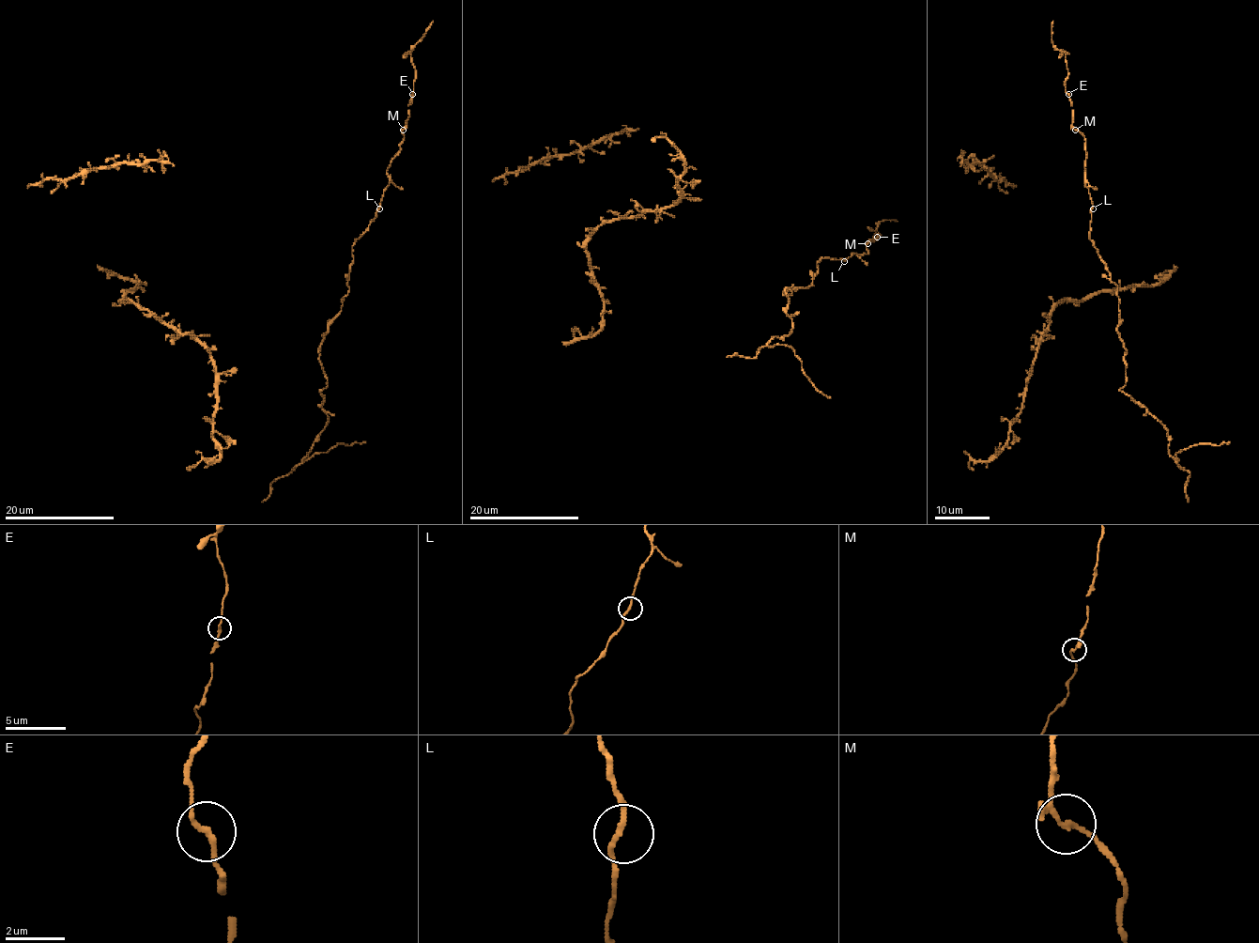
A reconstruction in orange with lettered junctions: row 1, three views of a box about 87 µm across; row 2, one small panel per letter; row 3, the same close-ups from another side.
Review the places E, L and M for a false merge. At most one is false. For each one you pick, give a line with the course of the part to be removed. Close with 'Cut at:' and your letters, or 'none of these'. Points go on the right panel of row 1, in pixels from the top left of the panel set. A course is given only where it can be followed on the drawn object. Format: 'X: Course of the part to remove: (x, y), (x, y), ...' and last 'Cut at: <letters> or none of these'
Cut at: none of these

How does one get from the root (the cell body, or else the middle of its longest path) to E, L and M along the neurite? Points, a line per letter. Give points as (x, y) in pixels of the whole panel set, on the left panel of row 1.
E: (320, 390), (328, 377), (319, 348), (349, 289), (352, 247), (389, 184), (386, 170), (400, 149), (412, 93)
L: (320, 390), (328, 385), (328, 377), (319, 348), (329, 322), (341, 310), (349, 289), (352, 247), (379, 208)
M: (320, 390), (328, 385), (328, 377), (319, 348), (347, 293), (352, 247), (378, 211), (403, 129)

